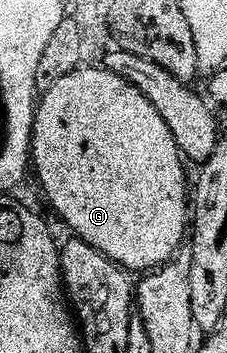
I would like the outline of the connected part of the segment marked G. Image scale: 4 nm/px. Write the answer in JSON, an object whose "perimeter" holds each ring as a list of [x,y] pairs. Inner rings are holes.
{"perimeter":[[[98,66],[98,68],[80,67],[72,74],[53,81],[47,88],[50,89],[47,92],[45,89],[41,93],[34,119],[32,168],[36,176],[38,172],[38,180],[42,183],[42,188],[46,191],[51,206],[58,211],[59,218],[74,231],[71,233],[77,239],[88,242],[88,246],[100,250],[100,254],[104,254],[113,264],[117,264],[123,270],[145,274],[170,263],[179,249],[183,247],[182,239],[185,236],[187,239],[188,229],[192,224],[192,188],[189,183],[186,185],[185,166],[187,167],[187,165],[184,163],[182,152],[176,146],[176,138],[172,136],[172,130],[168,130],[168,122],[164,122],[164,118],[160,118],[160,110],[156,110],[156,106],[152,106],[152,102],[148,102],[146,95],[140,90],[136,90],[136,86],[124,82],[124,78],[112,74],[104,66]]]}

